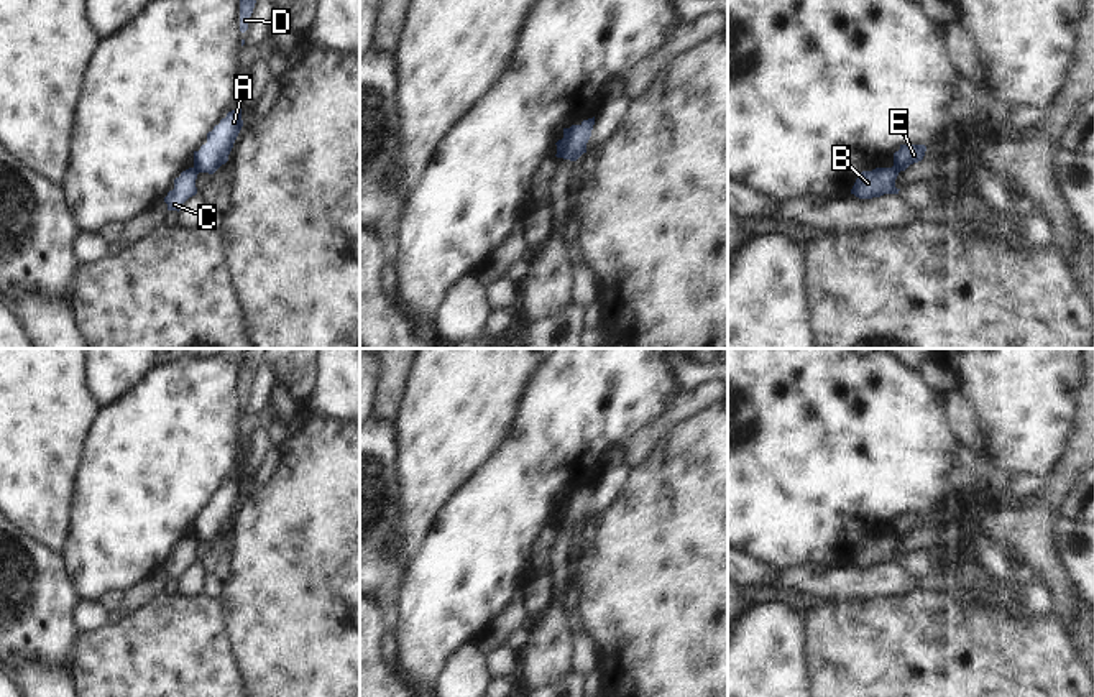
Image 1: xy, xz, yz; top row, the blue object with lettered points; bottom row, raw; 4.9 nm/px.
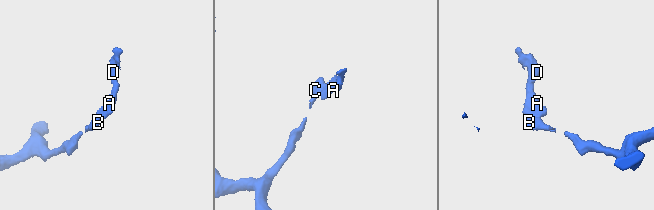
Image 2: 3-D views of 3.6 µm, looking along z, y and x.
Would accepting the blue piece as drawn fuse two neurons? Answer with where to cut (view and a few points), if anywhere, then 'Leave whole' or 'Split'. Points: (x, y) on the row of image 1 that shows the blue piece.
Split along xz (570, 129), (565, 145), (557, 156). Split

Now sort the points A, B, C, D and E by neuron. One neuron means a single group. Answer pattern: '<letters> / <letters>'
A D E / B C

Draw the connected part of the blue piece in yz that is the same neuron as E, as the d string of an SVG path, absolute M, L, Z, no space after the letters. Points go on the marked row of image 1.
M900 145L900 150L894 153L894 169L905 171L910 164L923 159L926 151L925 145Z

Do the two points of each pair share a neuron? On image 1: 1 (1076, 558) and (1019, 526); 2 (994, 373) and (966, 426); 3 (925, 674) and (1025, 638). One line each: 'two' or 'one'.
1: two
2: two
3: one

